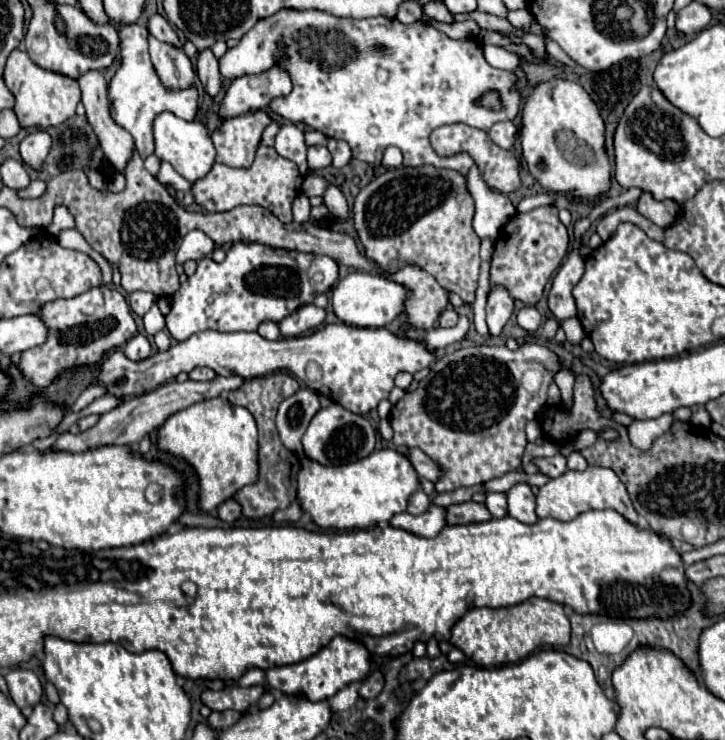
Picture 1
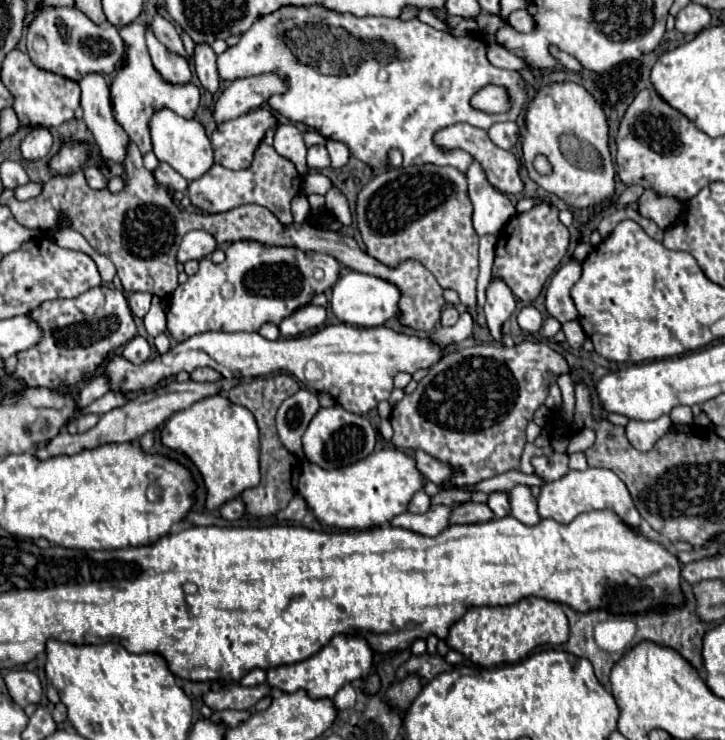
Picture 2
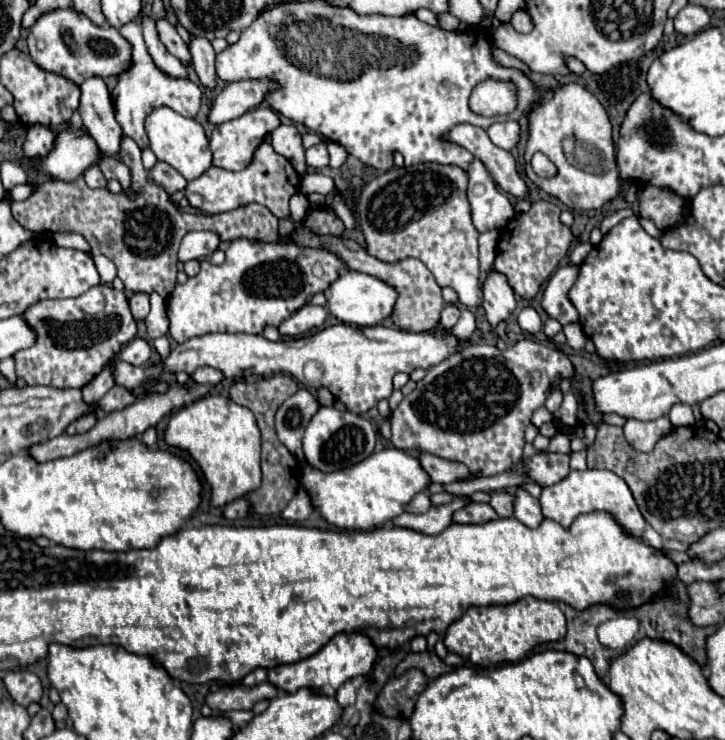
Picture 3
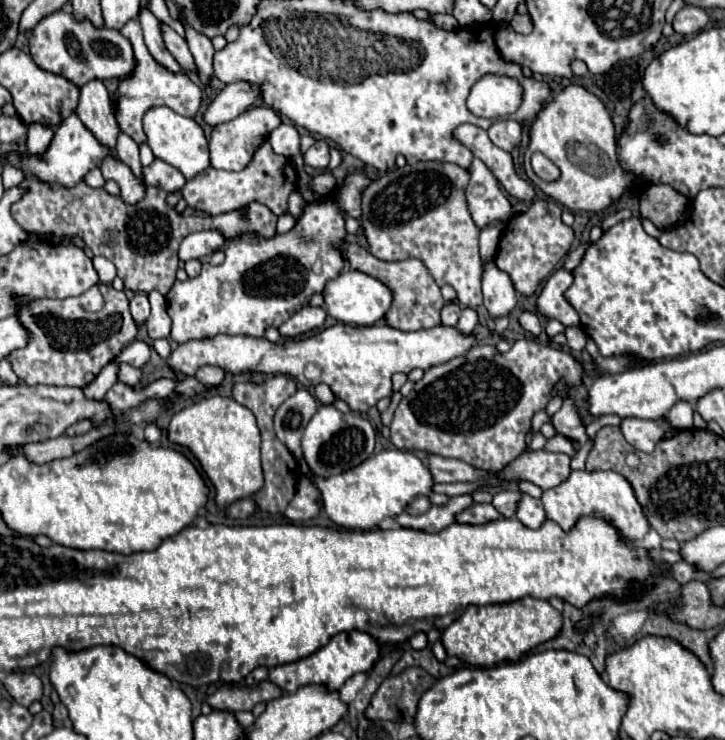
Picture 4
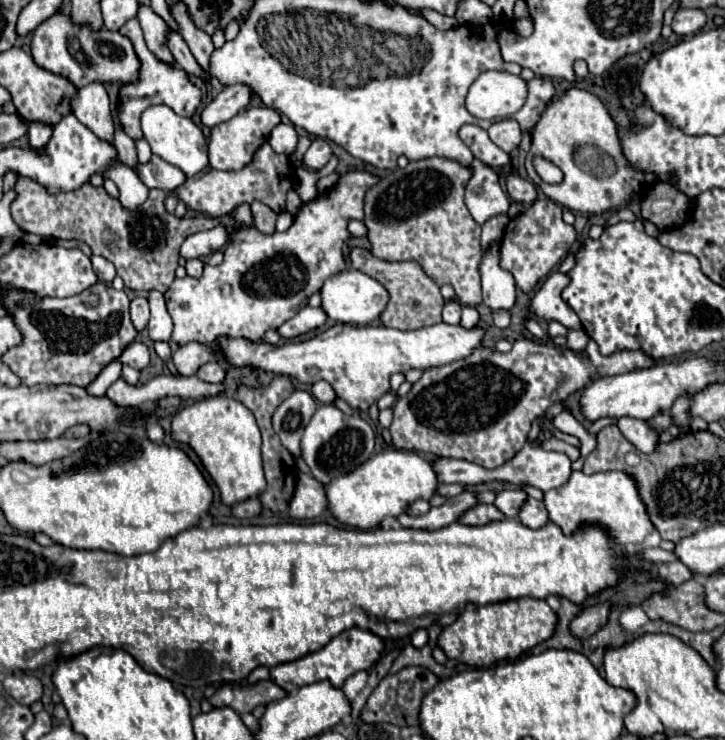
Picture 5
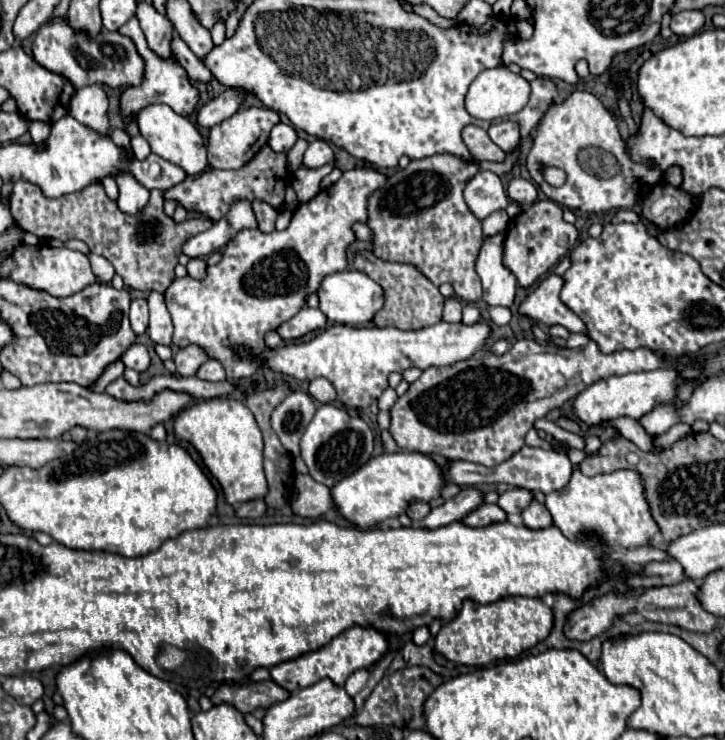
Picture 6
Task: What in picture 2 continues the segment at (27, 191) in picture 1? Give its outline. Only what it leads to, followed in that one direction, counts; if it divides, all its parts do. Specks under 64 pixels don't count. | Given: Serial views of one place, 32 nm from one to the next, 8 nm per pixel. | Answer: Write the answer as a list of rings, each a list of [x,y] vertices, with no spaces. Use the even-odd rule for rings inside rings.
[[[30,182],[27,185],[17,187],[14,190],[15,195],[21,195],[24,200],[34,198],[42,191],[42,184],[36,182]]]

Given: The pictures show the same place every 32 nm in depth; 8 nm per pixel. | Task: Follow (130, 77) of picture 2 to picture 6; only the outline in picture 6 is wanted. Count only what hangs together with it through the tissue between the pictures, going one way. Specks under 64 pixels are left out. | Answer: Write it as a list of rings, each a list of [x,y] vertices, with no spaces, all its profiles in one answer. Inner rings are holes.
[[[136,18],[128,20],[118,32],[120,32],[120,34],[126,34],[126,36],[130,36],[130,38],[134,40],[138,52],[142,54],[142,58],[146,60],[146,66],[148,66],[148,78],[144,78],[144,84],[140,84],[140,86],[136,86],[136,88],[126,88],[124,94],[122,94],[120,104],[122,104],[122,112],[124,112],[126,118],[128,118],[128,130],[126,130],[126,132],[128,132],[130,136],[132,136],[132,134],[134,134],[134,136],[138,134],[138,132],[136,132],[136,124],[132,124],[132,116],[134,116],[136,112],[140,112],[140,108],[144,108],[144,104],[168,104],[168,106],[172,106],[172,110],[174,110],[176,114],[188,116],[188,114],[196,108],[196,104],[198,104],[199,93],[196,88],[192,88],[192,84],[190,84],[188,76],[186,76],[186,70],[178,64],[178,60],[176,60],[174,56],[162,58],[162,56],[158,56],[156,52],[152,52],[152,50],[148,48],[148,44],[146,44],[146,38],[144,38],[144,34],[142,34],[142,30],[140,30]]]

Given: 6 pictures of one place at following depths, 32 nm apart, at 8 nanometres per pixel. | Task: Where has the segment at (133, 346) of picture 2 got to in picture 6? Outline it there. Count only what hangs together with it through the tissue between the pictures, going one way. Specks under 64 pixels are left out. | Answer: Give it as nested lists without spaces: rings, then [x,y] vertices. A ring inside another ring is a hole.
[[[132,344],[132,348],[128,348],[128,352],[124,352],[122,362],[126,364],[126,368],[132,368],[136,372],[146,372],[150,366],[148,348],[144,344]]]

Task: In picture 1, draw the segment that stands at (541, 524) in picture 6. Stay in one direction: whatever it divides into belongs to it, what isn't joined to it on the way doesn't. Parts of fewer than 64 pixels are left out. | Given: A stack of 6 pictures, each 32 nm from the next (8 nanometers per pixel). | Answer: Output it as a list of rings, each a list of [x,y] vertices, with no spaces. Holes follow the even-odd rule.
[[[516,484],[506,492],[508,498],[508,514],[524,524],[534,524],[536,516],[536,500],[528,484]]]

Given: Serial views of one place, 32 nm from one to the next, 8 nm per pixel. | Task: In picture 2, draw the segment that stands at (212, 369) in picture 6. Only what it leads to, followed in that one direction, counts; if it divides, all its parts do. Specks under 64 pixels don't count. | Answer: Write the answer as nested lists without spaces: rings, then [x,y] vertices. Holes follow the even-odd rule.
[[[196,368],[196,370],[190,374],[190,378],[192,378],[194,382],[218,382],[218,380],[222,378],[222,374],[216,372],[216,370],[212,370],[212,368]]]

